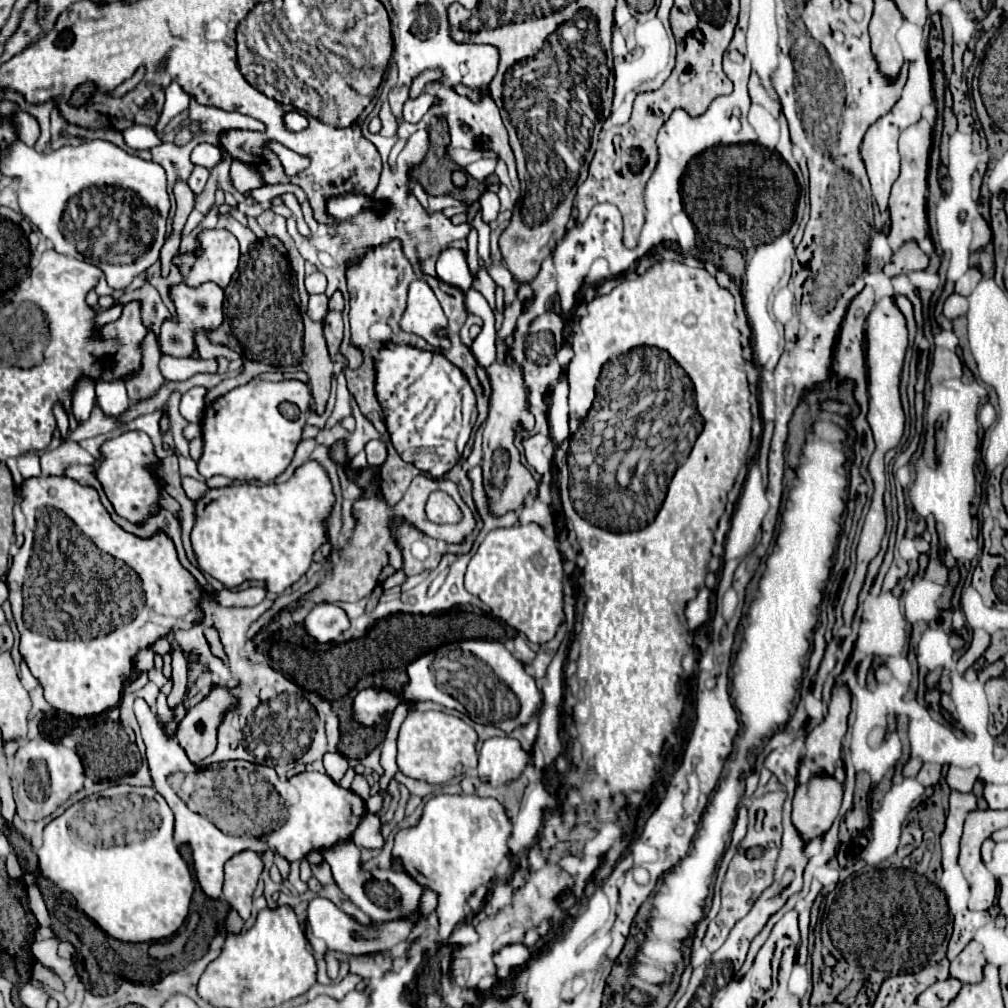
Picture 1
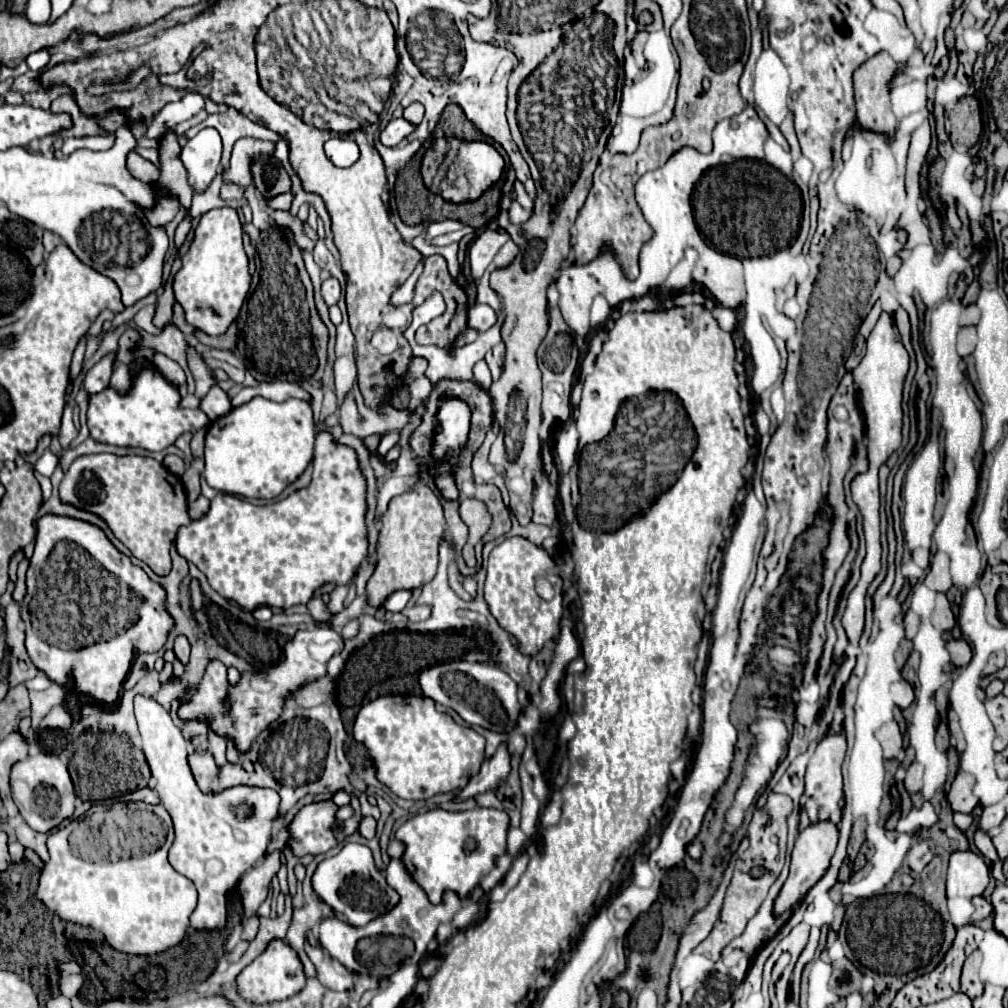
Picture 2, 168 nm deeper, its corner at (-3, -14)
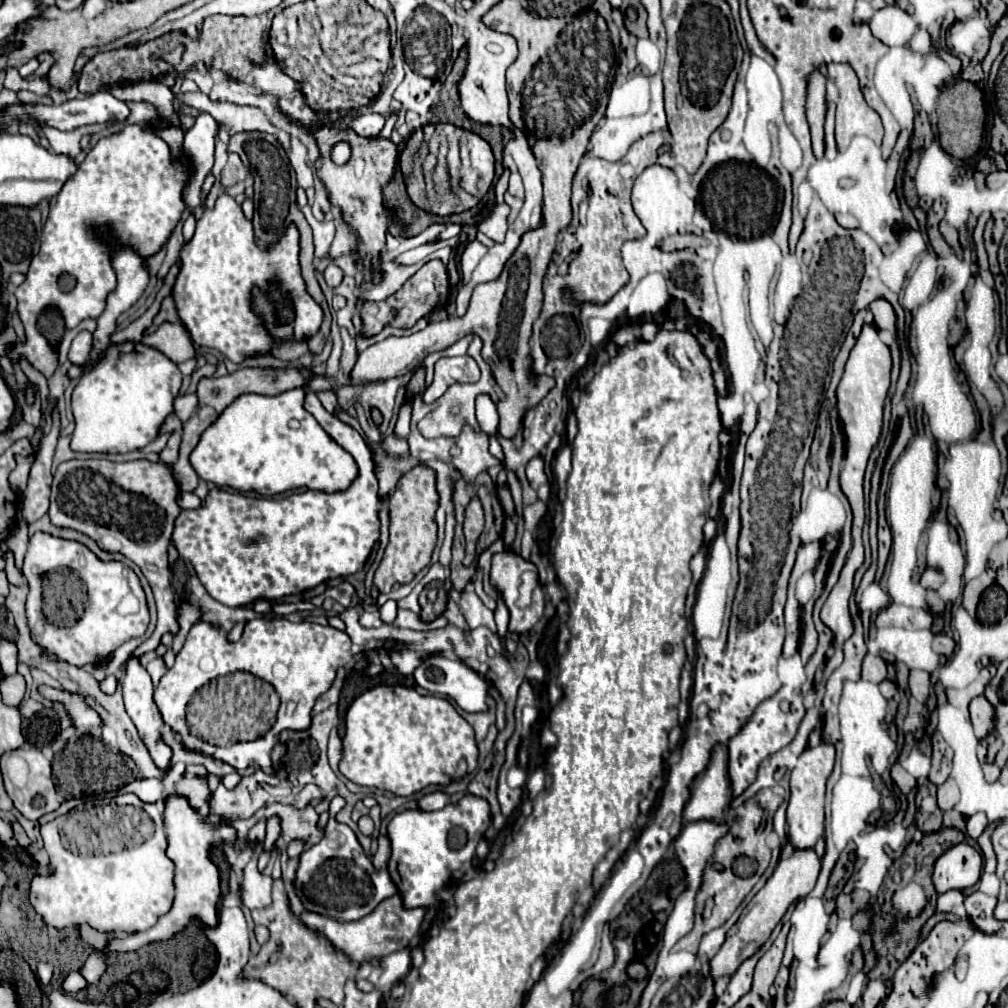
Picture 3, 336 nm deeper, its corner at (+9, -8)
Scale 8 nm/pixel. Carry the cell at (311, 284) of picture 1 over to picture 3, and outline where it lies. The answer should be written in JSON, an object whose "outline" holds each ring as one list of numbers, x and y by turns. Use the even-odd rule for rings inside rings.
{"outline":[[330,264,330,266,326,268,326,272,324,272,324,280,326,280,326,284,328,284,330,288,336,288,336,286,342,282,342,278,344,278,344,272,342,272,338,266,334,266,334,264]]}

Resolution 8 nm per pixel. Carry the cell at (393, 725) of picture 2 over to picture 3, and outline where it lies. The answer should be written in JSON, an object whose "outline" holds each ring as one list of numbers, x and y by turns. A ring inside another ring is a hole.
{"outline":[[376,686,364,692,346,714,346,734,342,738,340,772,358,786,388,790,394,796,412,796,430,784,448,786,454,780,456,764,460,758,468,760,470,772,478,762,478,746,472,726,456,712,456,708,440,696,418,694,406,686]]}

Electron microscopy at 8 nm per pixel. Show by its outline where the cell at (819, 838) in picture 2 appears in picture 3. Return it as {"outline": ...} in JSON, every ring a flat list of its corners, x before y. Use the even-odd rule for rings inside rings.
{"outline":[[794,850,794,854,788,860,780,860,778,868,768,878,764,888,750,900,750,904,740,914,738,922,728,930,720,952,710,960,710,976,714,982,718,982,724,976,734,976,740,964,752,958,762,948,762,944,770,938,774,926,782,920,790,904,812,892,818,872,820,872,820,858,816,856,814,850,808,850,808,854,796,854]]}

